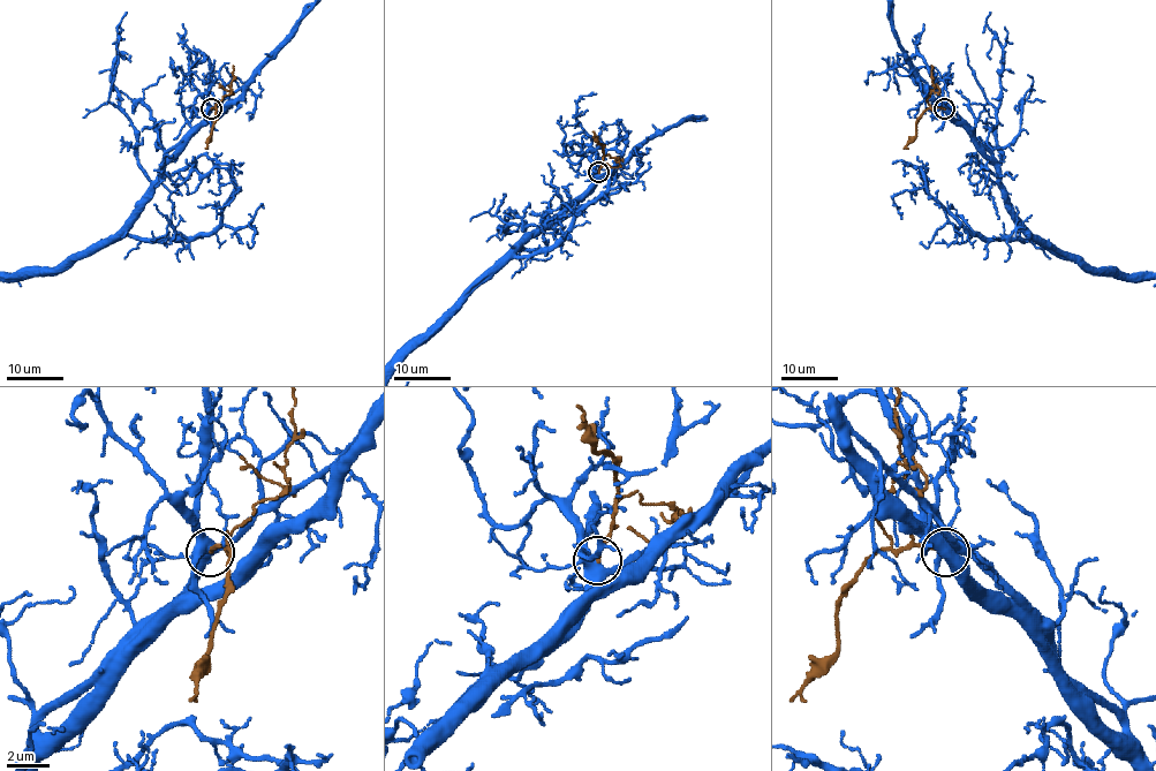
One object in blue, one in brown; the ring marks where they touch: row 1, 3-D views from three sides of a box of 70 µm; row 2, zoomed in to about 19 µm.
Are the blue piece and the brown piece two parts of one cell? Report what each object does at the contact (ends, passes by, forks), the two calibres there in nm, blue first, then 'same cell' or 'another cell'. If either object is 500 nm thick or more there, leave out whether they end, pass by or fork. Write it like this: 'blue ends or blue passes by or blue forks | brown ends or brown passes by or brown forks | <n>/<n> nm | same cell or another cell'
blue forks | brown ends | 480/160 nm | another cell

